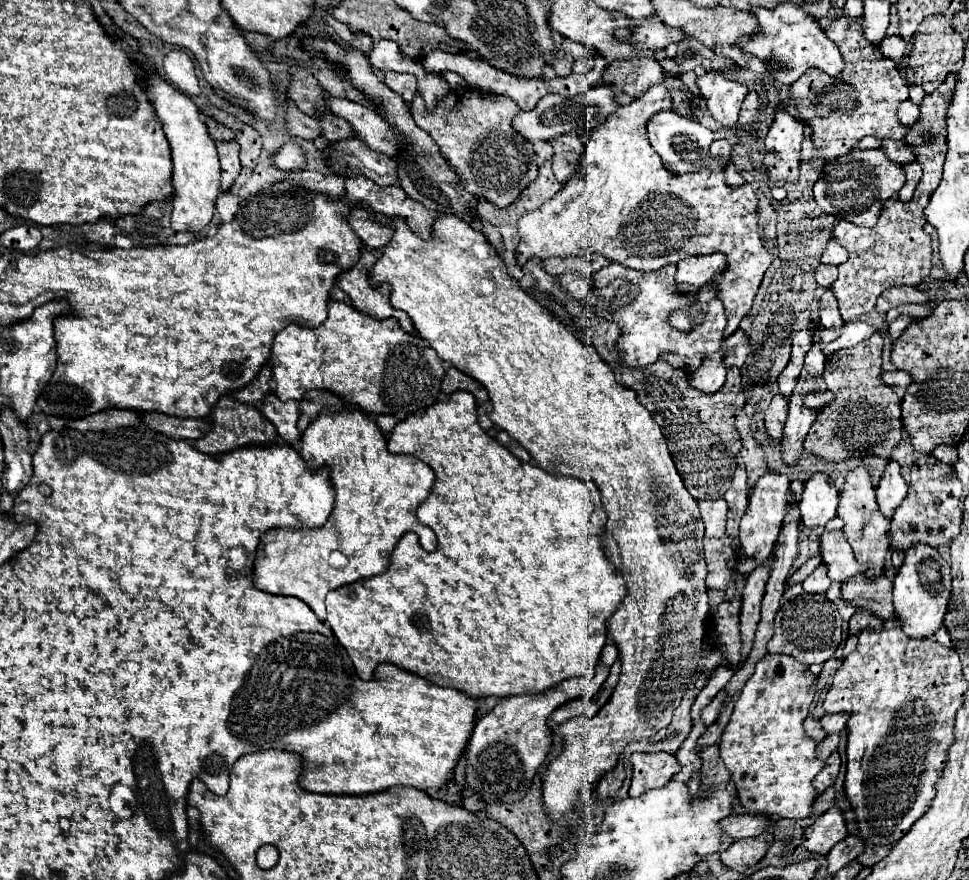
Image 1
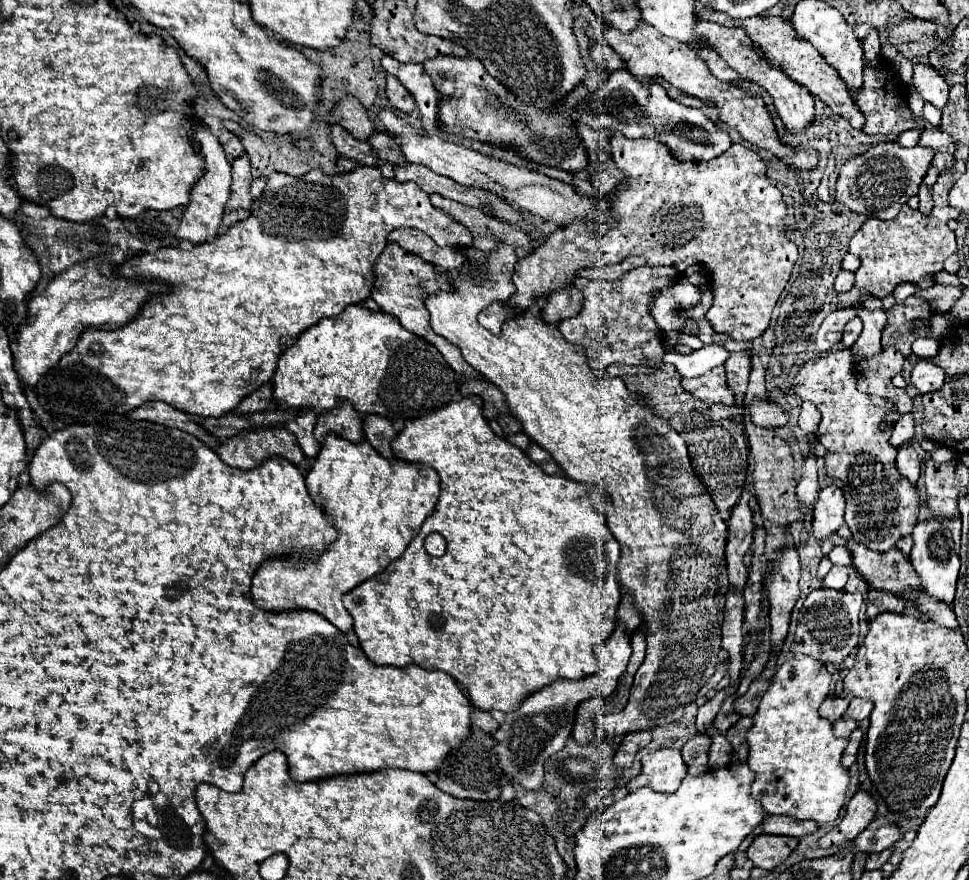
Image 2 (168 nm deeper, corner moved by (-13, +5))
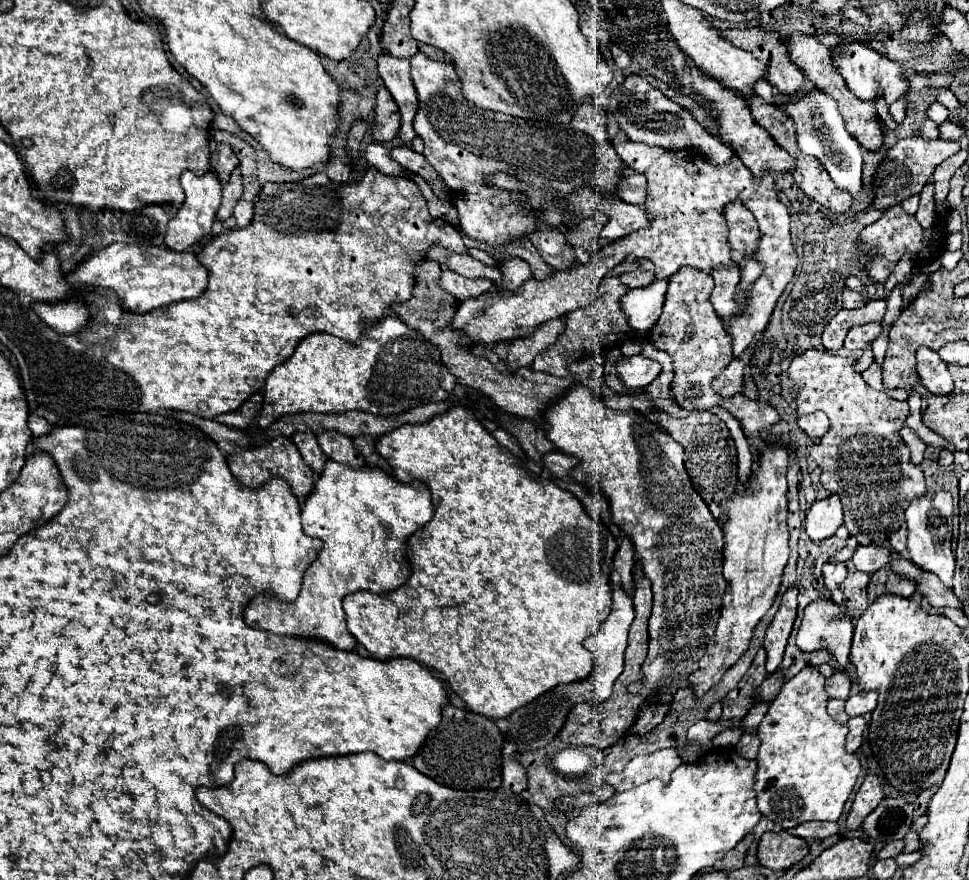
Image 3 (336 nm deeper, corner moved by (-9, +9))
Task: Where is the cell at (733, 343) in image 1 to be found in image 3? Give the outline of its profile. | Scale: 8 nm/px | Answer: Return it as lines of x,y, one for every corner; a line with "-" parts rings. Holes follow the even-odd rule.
733,359
721,371
721,375
713,381
713,389
724,398
741,393
743,391
743,369
745,369
743,359

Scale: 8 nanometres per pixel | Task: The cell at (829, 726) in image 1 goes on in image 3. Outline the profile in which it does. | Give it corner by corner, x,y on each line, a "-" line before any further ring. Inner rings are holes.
859,691
857,695
851,695
845,703
845,711
849,717
871,713
877,705
877,691

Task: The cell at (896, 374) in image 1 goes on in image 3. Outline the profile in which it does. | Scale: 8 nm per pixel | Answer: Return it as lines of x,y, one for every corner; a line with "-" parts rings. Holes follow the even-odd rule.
919,347
917,351
917,373
929,393
949,395
953,391
953,379
947,371
945,361
937,355
937,351
929,347

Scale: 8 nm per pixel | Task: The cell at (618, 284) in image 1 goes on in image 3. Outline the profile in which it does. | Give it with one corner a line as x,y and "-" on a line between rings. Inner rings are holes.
603,277
599,283
595,303
567,315
565,331
557,337
557,341
551,347
547,347
535,357
531,367
535,367
537,371
551,373
555,377
563,377
563,375
569,375
567,371
571,363
593,357
593,355
605,355
611,349
619,349
623,343
635,341
639,335
635,333
633,327
629,327
627,315
621,309
621,297
625,293
627,293
627,287
619,281
619,277

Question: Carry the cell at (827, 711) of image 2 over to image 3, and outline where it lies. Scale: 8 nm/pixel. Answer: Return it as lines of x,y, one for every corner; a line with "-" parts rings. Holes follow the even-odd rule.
835,671
827,681
825,681
825,695
829,699
847,699
849,697
849,689
851,689
851,681
847,679
845,673

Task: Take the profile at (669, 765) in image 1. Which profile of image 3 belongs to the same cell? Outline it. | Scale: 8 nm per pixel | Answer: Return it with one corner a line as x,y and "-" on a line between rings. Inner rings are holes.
659,749
651,755
633,757
621,773
611,773
605,777
605,781
613,785
615,791
627,791
651,779
661,779
663,783
669,783
669,775
681,763
683,761
677,749

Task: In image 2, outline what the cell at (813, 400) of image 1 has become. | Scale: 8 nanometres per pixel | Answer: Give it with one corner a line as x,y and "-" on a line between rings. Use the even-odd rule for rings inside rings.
851,349
831,351
831,353
823,353
809,359
791,381
791,389
803,401
811,401
823,415
823,421
817,429
817,439
827,449
825,473
829,477
843,481
843,493
847,501
845,523
849,525
853,539
867,545
869,549
893,549
903,535
911,533
919,515
919,489
917,485
909,483
909,479
899,475
895,465
897,449
889,443
891,429
901,419
901,413
895,411
895,405
891,401
881,399
877,395
861,393
857,389
857,383
853,377
-
881,425
887,425
887,431
881,431

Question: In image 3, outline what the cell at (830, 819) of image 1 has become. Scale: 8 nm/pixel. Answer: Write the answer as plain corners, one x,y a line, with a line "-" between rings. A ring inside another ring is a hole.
867,775
863,785
859,787
859,791
853,799
853,807
847,815
847,829
859,829
863,819
879,805
881,799
883,799
881,781
875,775

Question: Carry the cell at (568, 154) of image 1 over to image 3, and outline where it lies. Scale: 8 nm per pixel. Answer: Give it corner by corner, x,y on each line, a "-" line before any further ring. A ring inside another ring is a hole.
627,171
621,177
621,183
617,183
615,187
615,195
627,203
633,205
643,205
645,201
645,183
647,179
635,171

